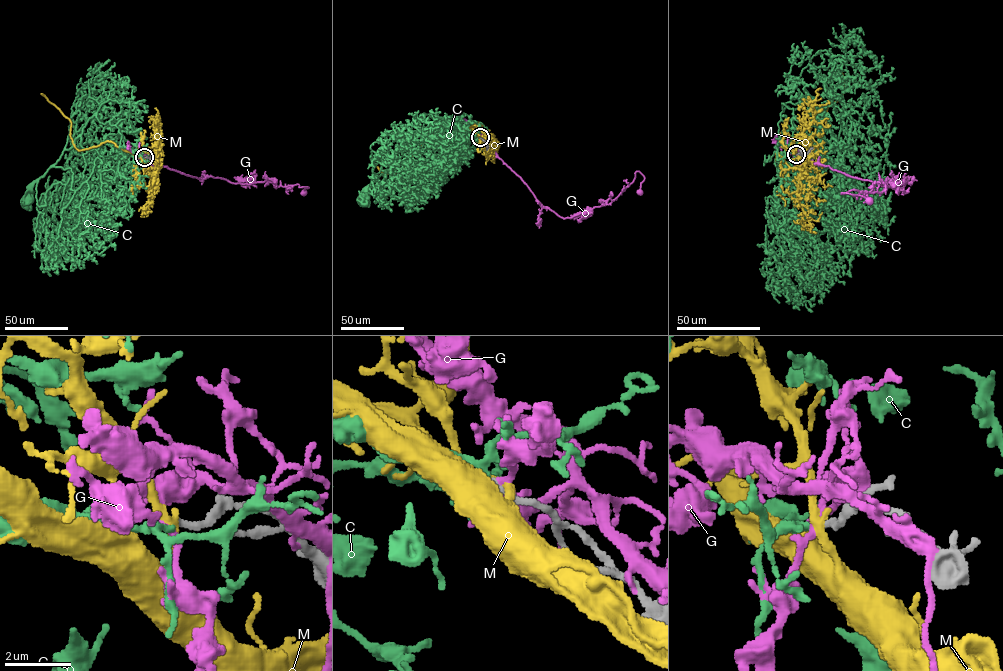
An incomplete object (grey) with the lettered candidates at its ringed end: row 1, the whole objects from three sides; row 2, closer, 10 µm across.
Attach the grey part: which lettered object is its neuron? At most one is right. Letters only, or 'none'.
C

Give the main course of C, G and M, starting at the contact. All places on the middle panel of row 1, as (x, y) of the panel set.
C: (479, 137), (462, 135), (455, 126), (446, 128), (425, 150), (413, 153), (401, 168), (369, 184), (364, 197)
G: (480, 137), (542, 207), (564, 218), (609, 204), (630, 184), (637, 171), (644, 177), (640, 193)
M: (480, 138), (451, 124), (432, 134), (398, 171), (385, 173), (377, 166)

